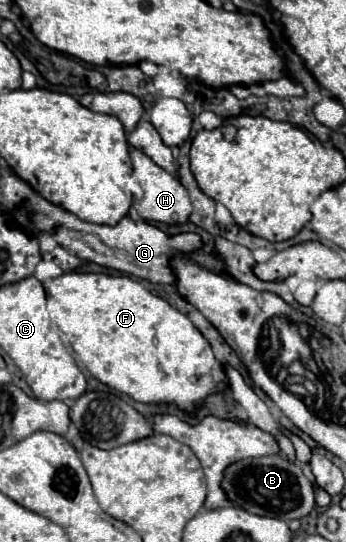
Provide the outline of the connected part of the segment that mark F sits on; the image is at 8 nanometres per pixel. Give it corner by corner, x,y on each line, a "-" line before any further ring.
63,273
61,277
55,277
55,279
51,279
51,281
47,283
47,309
49,309
51,319
55,321
55,325
71,339
73,351
75,351
77,357
85,363
85,367
87,367
101,383
105,383
105,385
109,385
111,389
117,389
117,391
129,395
129,397
135,399
135,401
141,401
141,403
163,403
163,401
167,401
167,403
175,403
175,405
181,407
183,411
191,413
197,405
203,403
203,399
205,399
209,393
221,393
221,391
225,391
225,387
227,387
225,367
215,359
209,341
207,341
207,339
203,337
203,333
191,323
191,319
189,319
185,313
181,313
181,311
177,311
175,307
171,307
165,299
161,299
161,297
149,293
141,283
129,279
127,275
115,277
115,275
103,275
103,273

